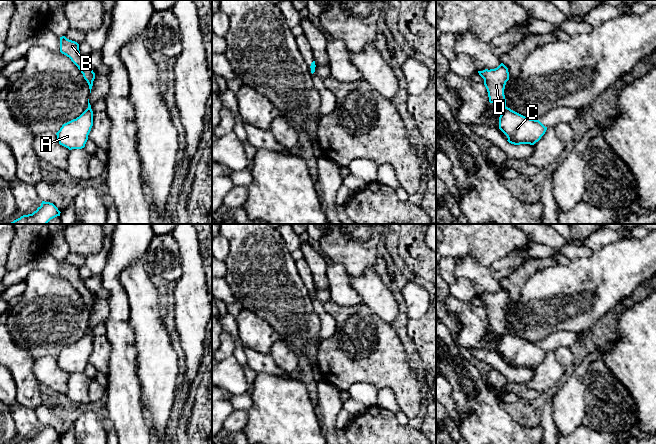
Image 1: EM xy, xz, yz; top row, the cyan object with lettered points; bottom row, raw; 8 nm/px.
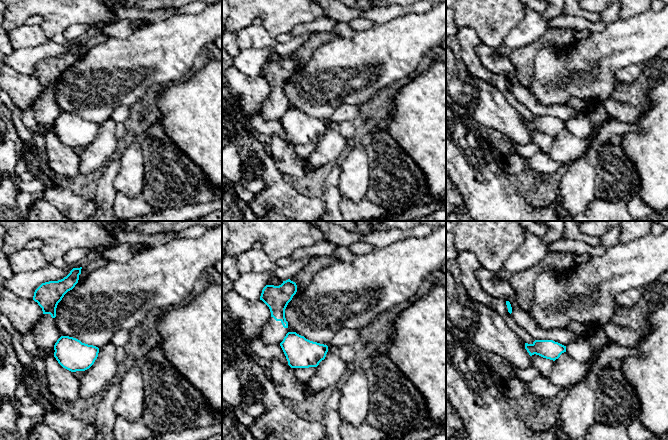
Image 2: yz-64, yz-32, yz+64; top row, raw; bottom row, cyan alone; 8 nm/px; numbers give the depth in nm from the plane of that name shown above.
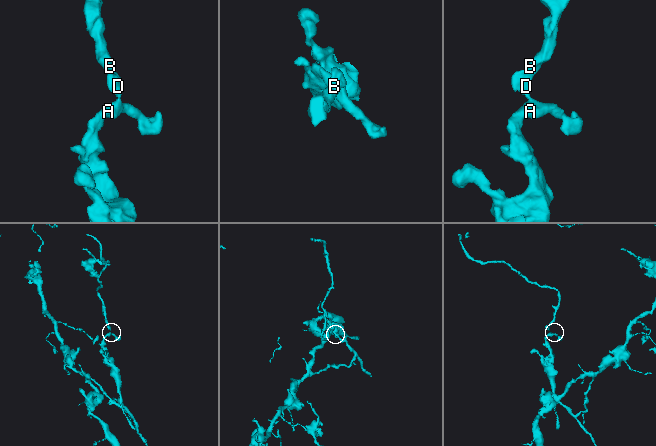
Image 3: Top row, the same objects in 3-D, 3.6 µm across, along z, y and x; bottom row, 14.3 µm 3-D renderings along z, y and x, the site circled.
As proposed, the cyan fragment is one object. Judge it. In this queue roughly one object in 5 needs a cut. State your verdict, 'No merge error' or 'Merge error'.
Merge error

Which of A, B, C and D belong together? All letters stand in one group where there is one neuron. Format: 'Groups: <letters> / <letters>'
Groups: A C / B D

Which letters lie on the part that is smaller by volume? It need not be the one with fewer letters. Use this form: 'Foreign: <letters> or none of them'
Foreign: B, D

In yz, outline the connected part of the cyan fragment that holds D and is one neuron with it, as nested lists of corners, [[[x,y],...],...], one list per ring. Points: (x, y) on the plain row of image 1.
[[[501,287],[495,293],[485,293],[478,295],[479,299],[484,303],[484,309],[488,316],[489,326],[502,336],[506,332],[506,323],[504,313],[506,306],[509,304],[508,292]]]

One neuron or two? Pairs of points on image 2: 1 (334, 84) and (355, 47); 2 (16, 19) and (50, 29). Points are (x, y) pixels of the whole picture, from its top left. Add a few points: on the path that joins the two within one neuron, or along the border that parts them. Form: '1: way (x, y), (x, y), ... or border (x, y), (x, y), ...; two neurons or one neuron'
1: way (340, 75), (355, 60), (355, 56); one neuron
2: way (26, 11), (40, 11), (48, 19); one neuron

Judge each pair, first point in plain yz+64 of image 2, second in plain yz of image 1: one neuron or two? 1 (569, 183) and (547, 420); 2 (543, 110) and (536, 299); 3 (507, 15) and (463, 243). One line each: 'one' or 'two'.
1: two
2: two
3: one

